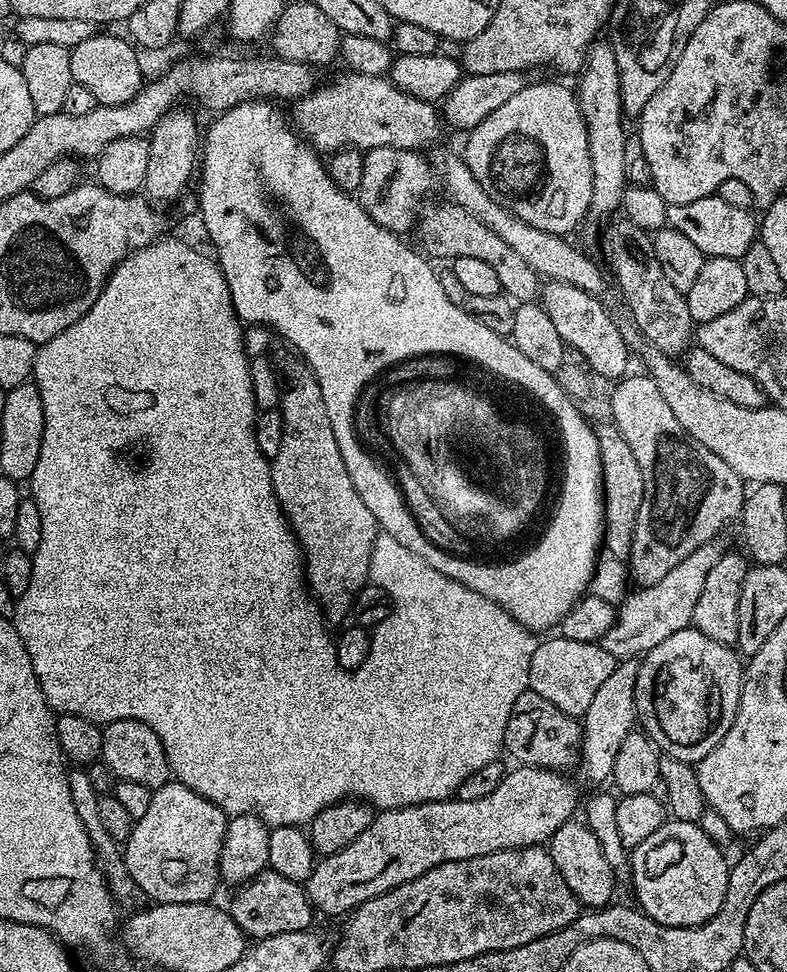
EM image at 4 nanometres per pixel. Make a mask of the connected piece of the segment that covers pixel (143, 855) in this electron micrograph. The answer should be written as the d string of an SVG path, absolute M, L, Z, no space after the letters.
M169 782L155 789L150 798L150 806L142 818L132 825L130 838L123 845L122 853L129 876L137 884L139 891L149 896L149 901L158 904L170 902L209 903L213 899L216 887L222 884L220 876L220 855L222 854L224 835L227 832L229 817L214 802L194 794L190 786Z

